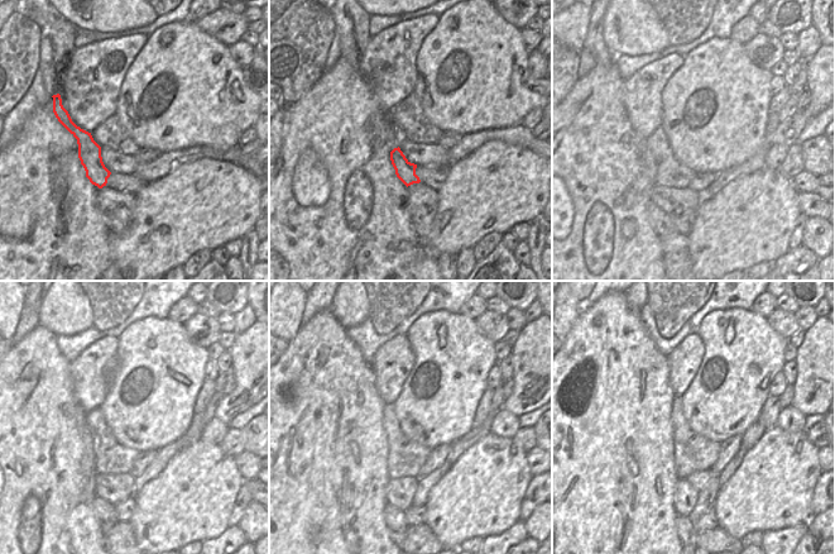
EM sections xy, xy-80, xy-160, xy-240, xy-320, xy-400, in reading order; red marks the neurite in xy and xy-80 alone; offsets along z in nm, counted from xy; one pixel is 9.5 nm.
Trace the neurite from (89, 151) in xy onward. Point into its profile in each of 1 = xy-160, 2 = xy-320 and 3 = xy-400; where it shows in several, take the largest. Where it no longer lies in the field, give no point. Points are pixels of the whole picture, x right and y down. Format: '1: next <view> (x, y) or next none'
1: next xy-160 (701, 181)
2: next xy-320 (438, 454)
3: next xy-400 (728, 448)

